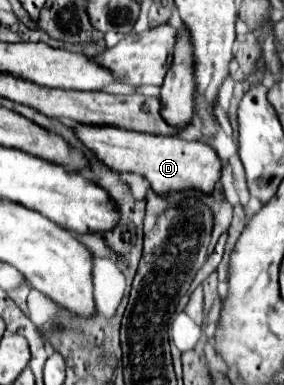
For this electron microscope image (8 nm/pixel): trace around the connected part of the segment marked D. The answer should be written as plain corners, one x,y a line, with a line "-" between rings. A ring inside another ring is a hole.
72,125
76,139
106,167
116,173
136,173
148,179
150,187
158,195
168,195
174,191
200,191
202,195
212,195
218,189
218,181
224,171
224,163
216,149
202,141
186,141
178,135
158,137
150,133
126,131
120,127
106,125

